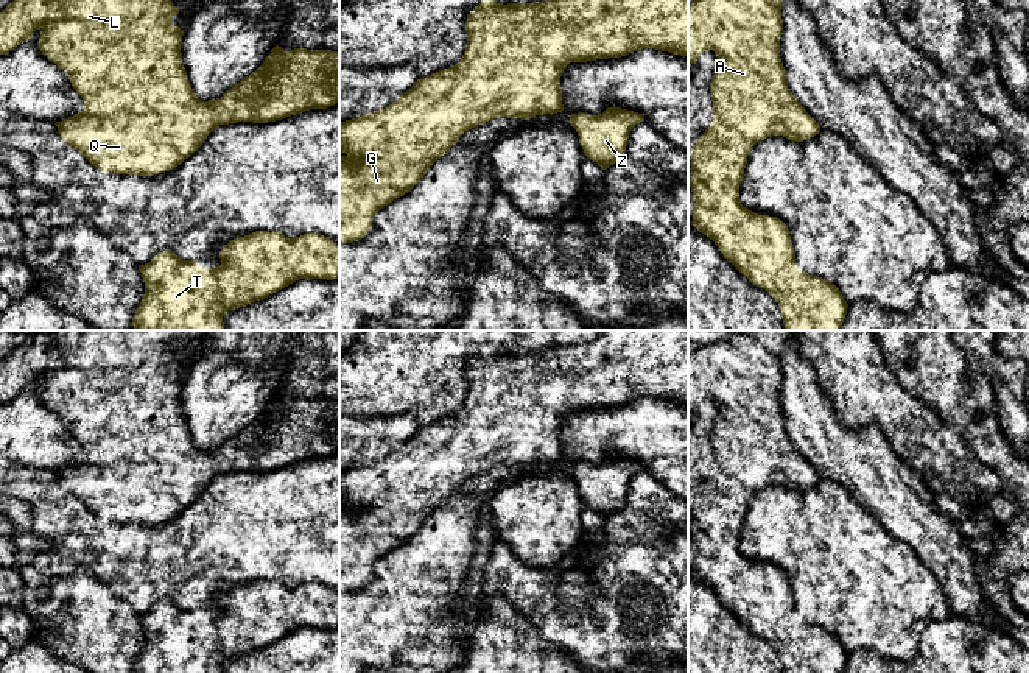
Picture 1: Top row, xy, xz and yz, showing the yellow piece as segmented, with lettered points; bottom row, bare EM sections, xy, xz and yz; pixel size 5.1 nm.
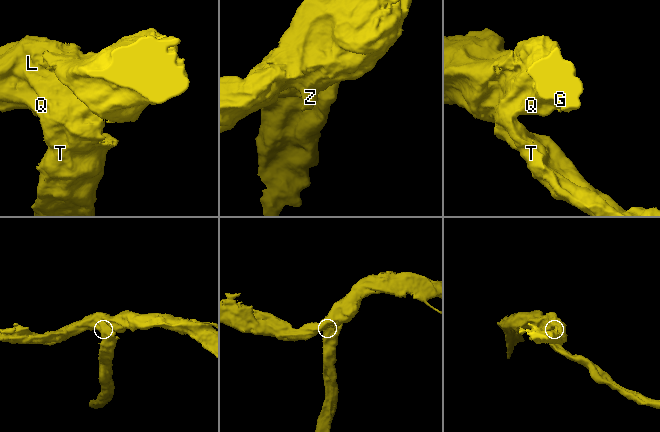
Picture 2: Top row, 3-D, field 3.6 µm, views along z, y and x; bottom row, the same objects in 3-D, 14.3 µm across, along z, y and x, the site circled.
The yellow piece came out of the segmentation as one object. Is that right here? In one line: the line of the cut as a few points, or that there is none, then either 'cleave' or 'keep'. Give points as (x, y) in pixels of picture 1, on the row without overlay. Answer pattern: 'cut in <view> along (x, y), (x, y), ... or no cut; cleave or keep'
no cut; keep

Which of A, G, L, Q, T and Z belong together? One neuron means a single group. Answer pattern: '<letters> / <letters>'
A G L Q T Z

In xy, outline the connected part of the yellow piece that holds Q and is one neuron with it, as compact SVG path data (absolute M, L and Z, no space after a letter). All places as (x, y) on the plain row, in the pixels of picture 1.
M48 330L34 333L0 361L0 403L12 400L44 379L39 399L65 419L72 436L81 444L84 458L56 470L61 486L104 522L154 525L170 520L188 508L219 474L237 470L268 472L310 458L327 458L339 452L339 400L294 397L285 400L276 394L263 413L243 427L221 447L199 449L188 430L182 411L182 385L171 366L179 358L170 349L170 340L181 330Z

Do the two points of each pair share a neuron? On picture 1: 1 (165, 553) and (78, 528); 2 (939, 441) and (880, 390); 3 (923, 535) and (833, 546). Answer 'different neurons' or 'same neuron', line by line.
1: same neuron
2: same neuron
3: different neurons

